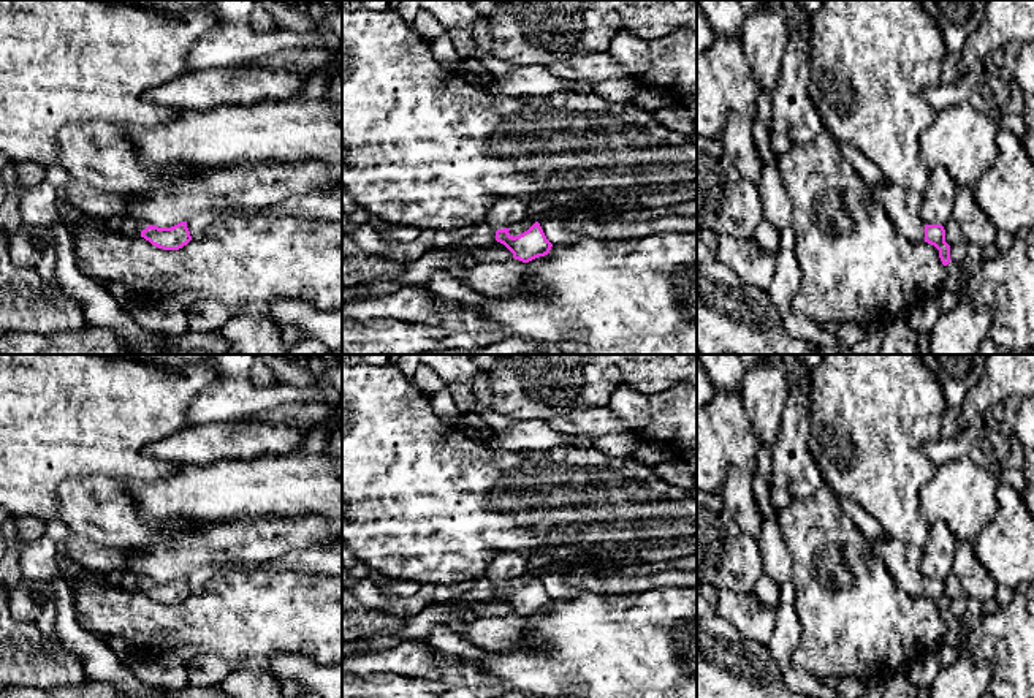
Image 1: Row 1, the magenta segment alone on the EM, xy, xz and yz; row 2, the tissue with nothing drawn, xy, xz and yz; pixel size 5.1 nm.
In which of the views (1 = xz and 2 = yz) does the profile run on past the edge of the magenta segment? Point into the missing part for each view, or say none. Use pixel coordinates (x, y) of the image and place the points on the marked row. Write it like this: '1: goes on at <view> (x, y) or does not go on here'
1: goes on at xz (507, 211)
2: goes on at yz (903, 208)

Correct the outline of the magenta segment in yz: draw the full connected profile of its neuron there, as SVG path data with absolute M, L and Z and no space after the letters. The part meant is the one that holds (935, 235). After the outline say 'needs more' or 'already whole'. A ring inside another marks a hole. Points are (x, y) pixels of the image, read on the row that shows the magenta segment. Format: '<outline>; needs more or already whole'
M885 180L876 188L876 201L884 207L895 230L907 237L912 244L928 242L939 250L944 266L950 260L950 245L945 242L945 230L942 225L926 225L920 215L923 203L922 193L909 193L907 190Z; needs more

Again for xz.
M500 196L488 209L486 223L496 231L496 241L504 244L515 260L529 263L549 253L553 244L546 239L542 226L535 222L519 236L511 236L511 226L529 222L527 201L515 196Z; needs more

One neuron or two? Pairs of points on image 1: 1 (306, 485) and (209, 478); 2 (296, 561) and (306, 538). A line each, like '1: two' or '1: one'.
1: one
2: two

